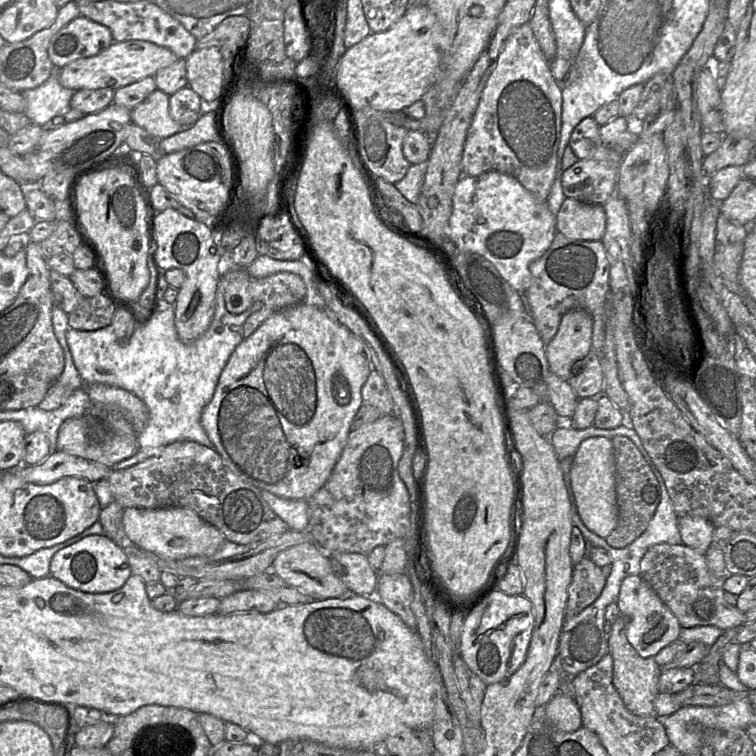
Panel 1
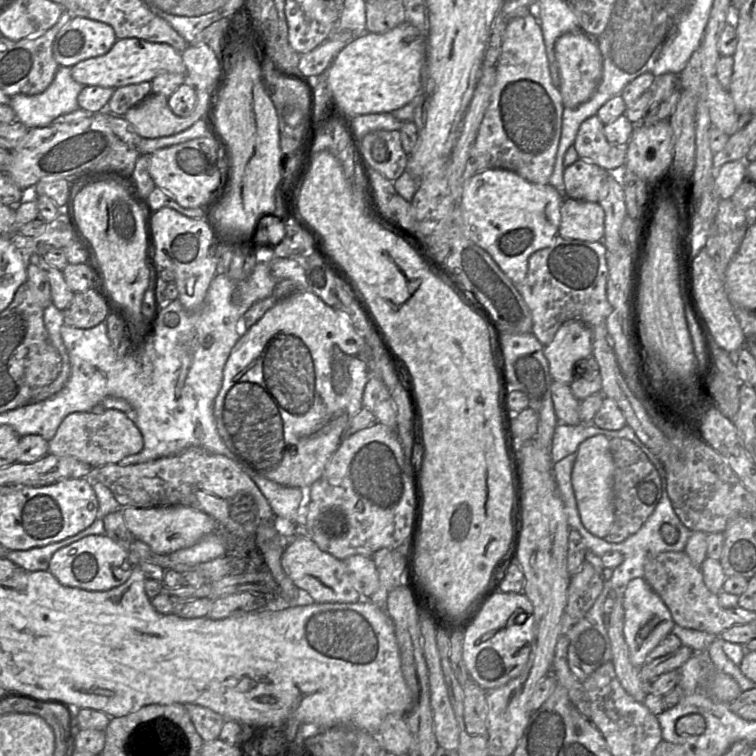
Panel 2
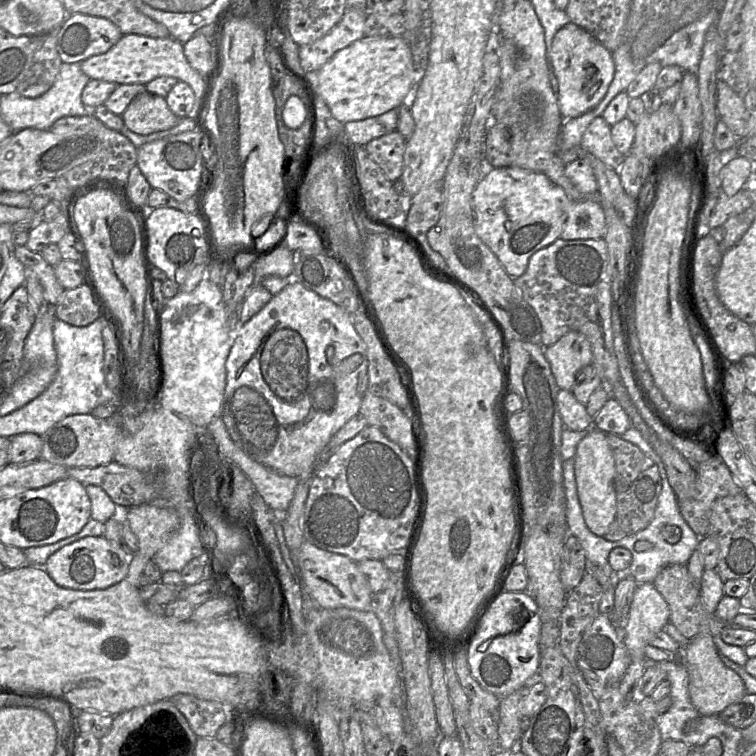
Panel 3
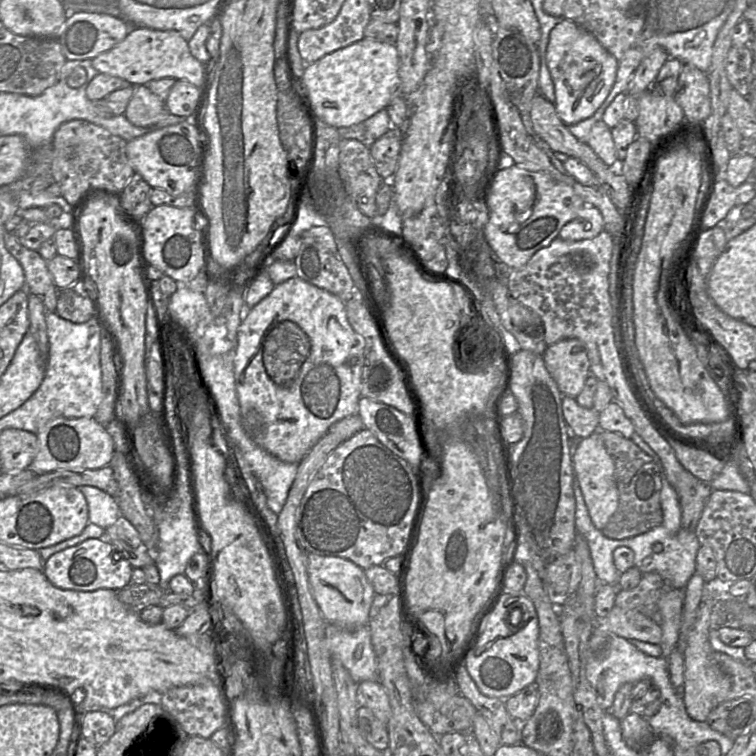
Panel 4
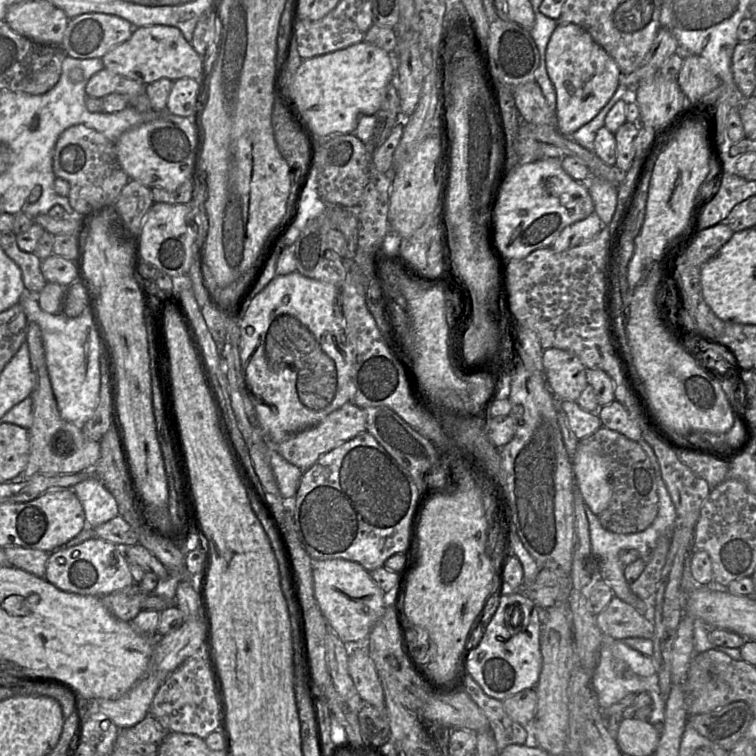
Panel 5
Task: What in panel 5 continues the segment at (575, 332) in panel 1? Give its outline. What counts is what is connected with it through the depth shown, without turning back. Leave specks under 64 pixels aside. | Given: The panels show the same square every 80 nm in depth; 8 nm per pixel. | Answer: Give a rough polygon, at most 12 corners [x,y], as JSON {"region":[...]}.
{"region":[[567,350],[543,351],[552,394],[576,401],[586,367]]}

